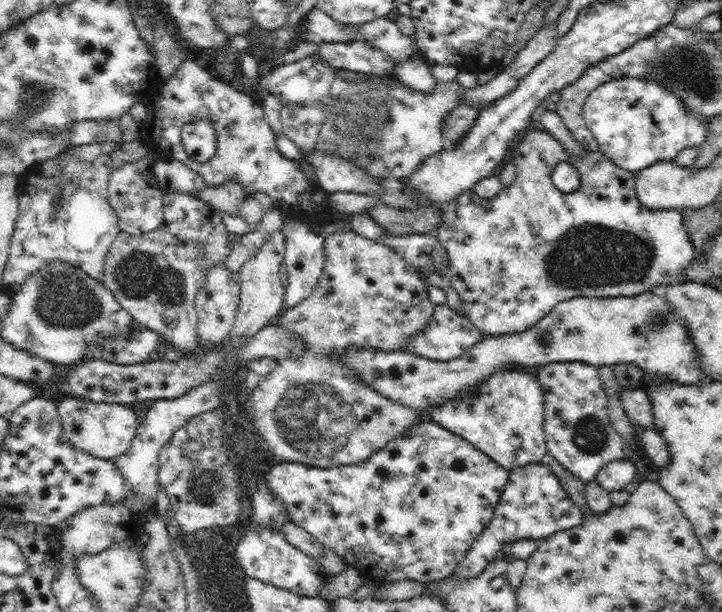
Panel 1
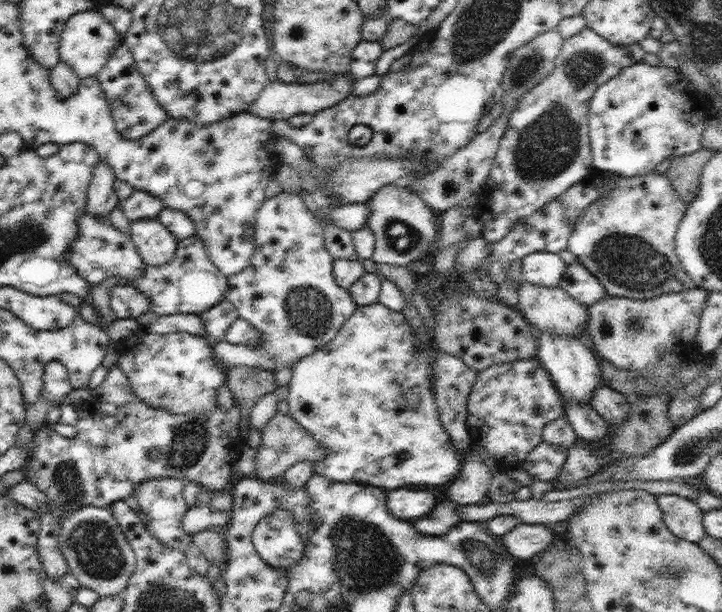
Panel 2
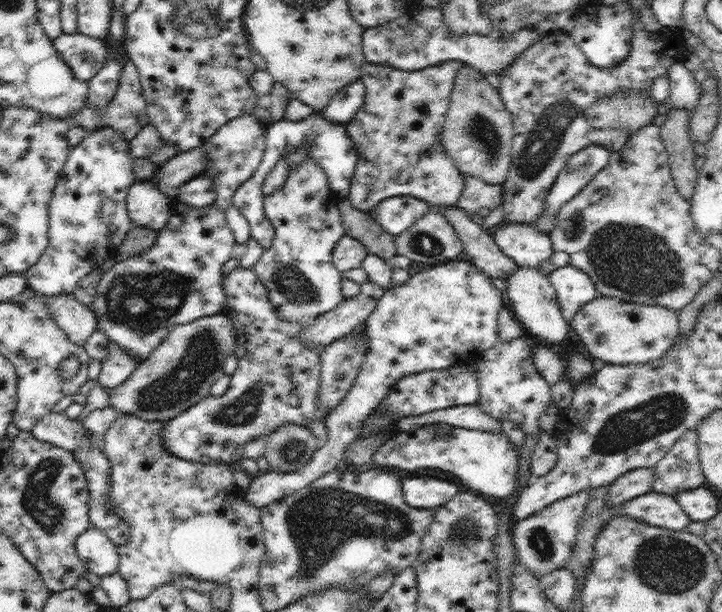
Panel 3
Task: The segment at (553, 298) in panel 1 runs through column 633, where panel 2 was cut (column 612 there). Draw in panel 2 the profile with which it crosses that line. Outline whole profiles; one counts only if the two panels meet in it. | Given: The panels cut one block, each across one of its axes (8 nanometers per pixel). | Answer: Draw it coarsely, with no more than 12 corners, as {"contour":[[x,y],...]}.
{"contour":[[665,173],[606,174],[568,248],[608,295],[696,288]]}

